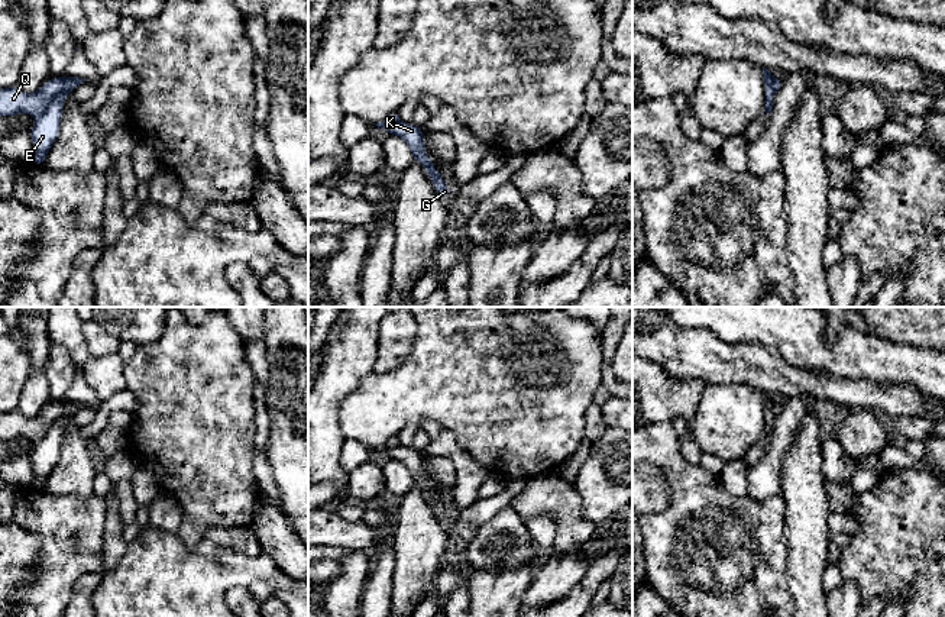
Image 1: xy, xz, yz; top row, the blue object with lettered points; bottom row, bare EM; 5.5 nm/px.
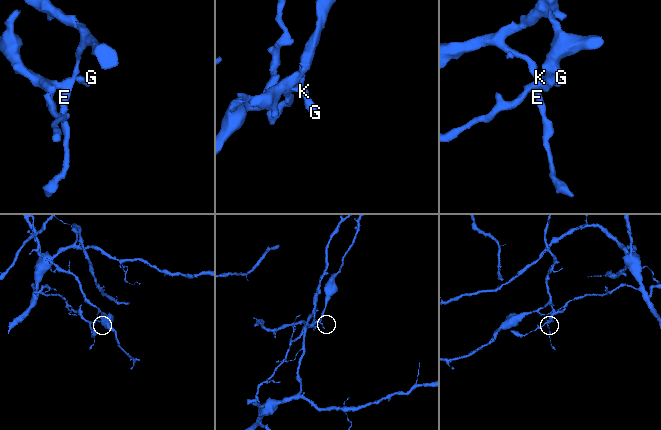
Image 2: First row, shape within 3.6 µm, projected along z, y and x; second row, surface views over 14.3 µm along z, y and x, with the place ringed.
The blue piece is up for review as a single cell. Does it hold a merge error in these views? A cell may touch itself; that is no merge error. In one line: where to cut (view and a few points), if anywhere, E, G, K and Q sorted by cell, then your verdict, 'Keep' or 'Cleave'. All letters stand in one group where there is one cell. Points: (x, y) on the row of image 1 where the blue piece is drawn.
Split along xy (73, 89), (64, 87), (36, 118). Groups: E / G K Q. Cleave

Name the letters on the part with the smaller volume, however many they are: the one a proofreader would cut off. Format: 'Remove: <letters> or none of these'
Remove: E

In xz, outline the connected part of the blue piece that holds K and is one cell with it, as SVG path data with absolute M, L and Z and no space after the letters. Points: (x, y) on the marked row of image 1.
M383 120L373 125L381 129L385 129L389 135L397 135L402 138L407 142L408 148L412 152L414 161L420 162L425 168L437 194L441 198L447 198L452 194L452 190L446 185L441 172L436 169L436 165L433 164L431 158L425 154L425 142L423 138L424 127L411 123L404 123L401 120L392 123Z

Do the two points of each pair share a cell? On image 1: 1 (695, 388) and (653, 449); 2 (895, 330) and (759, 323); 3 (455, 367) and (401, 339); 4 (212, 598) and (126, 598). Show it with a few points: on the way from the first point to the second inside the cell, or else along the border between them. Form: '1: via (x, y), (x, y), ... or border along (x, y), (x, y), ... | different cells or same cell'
1: border along (669, 420), (650, 425) | different cells
2: border along (870, 332), (902, 343) | different cells
3: border along (417, 322), (417, 336), (410, 354), (391, 372) | different cells
4: via (190, 600), (148, 598) | same cell

